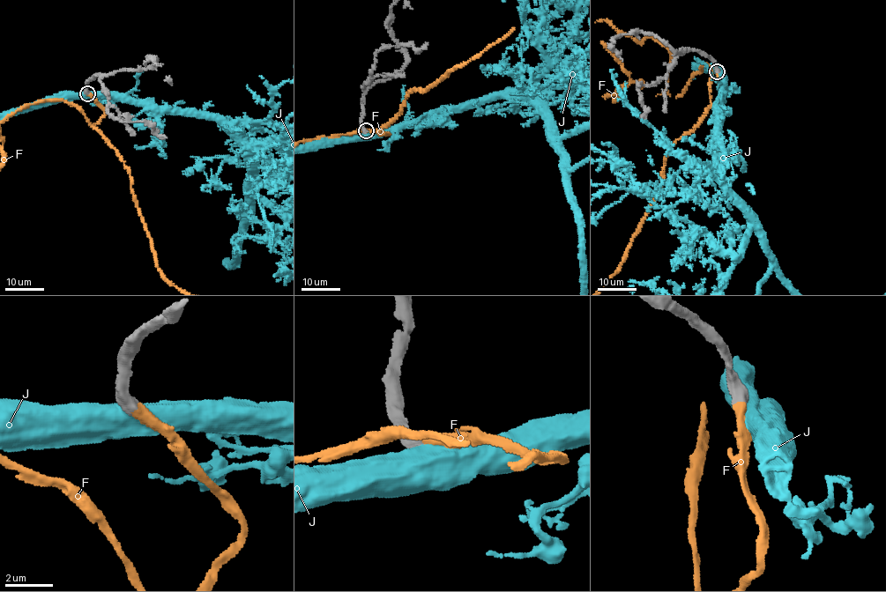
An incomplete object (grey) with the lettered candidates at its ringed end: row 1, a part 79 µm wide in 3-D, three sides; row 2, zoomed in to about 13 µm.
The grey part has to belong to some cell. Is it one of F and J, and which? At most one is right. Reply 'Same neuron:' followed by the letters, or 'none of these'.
Same neuron: F

